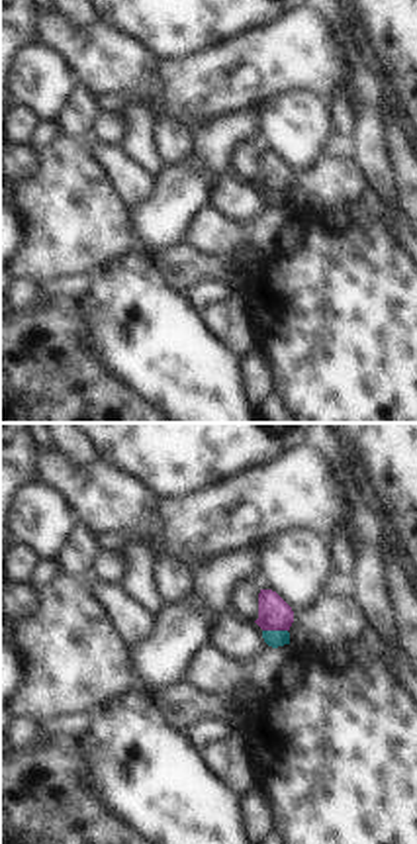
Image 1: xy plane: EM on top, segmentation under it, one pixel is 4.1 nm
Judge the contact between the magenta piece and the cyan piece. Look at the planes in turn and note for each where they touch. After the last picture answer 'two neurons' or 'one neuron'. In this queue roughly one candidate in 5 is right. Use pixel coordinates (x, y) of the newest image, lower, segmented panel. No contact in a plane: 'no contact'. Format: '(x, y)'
(275, 629)

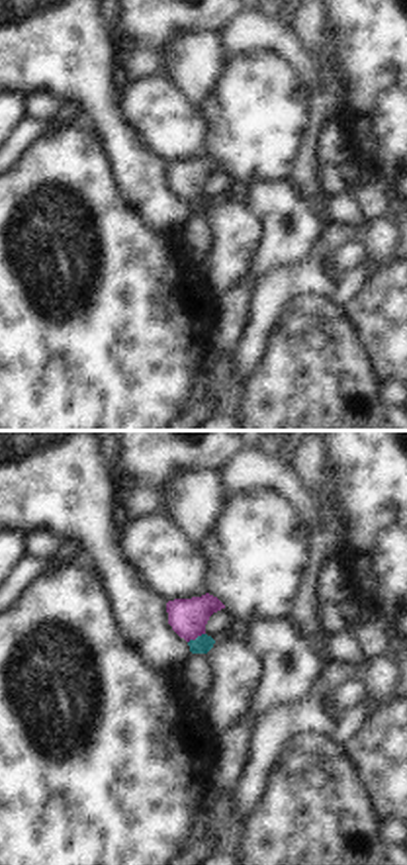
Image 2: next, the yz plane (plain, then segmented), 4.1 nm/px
(196, 637)

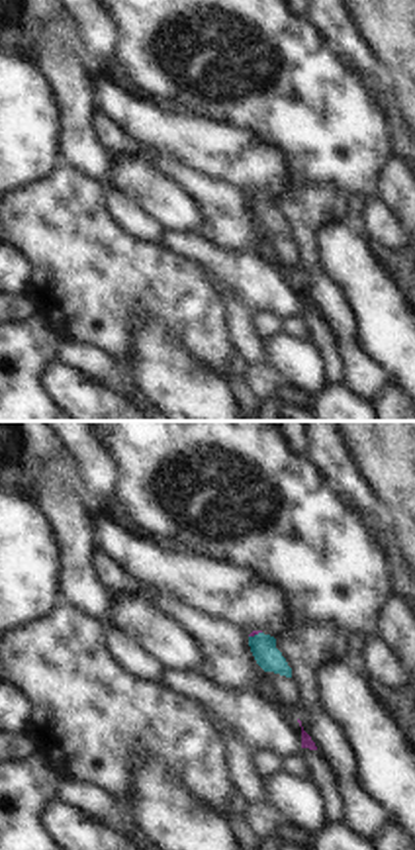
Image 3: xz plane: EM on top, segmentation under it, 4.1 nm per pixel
(255, 633)

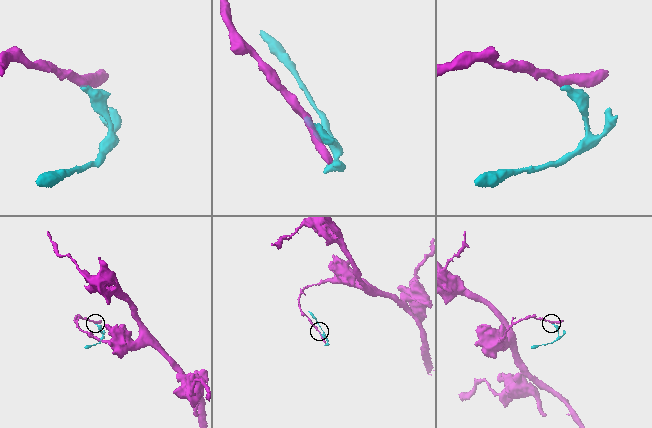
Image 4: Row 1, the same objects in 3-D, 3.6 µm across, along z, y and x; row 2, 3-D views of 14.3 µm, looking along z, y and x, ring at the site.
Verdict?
two neurons

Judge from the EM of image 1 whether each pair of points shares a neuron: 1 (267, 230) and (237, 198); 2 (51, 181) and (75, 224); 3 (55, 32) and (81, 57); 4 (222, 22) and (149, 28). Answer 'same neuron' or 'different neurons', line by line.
1: different neurons
2: same neuron
3: same neuron
4: same neuron

